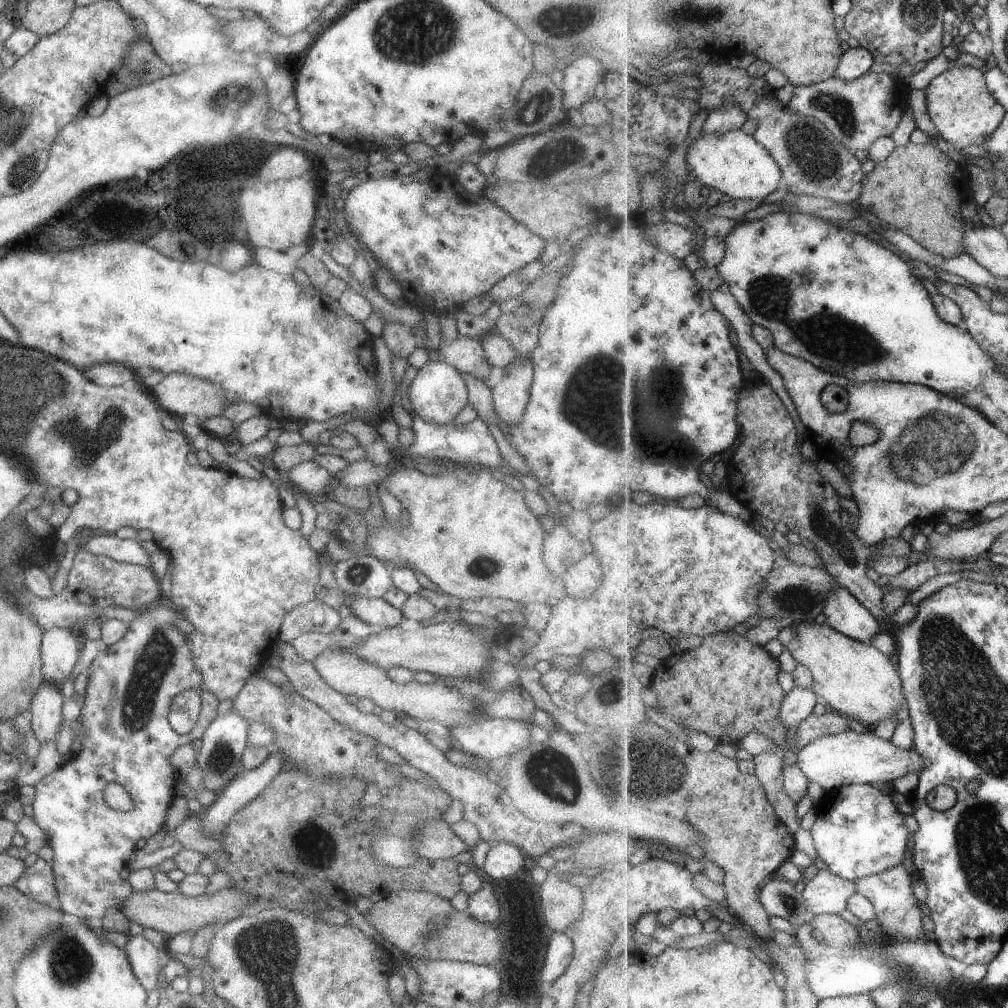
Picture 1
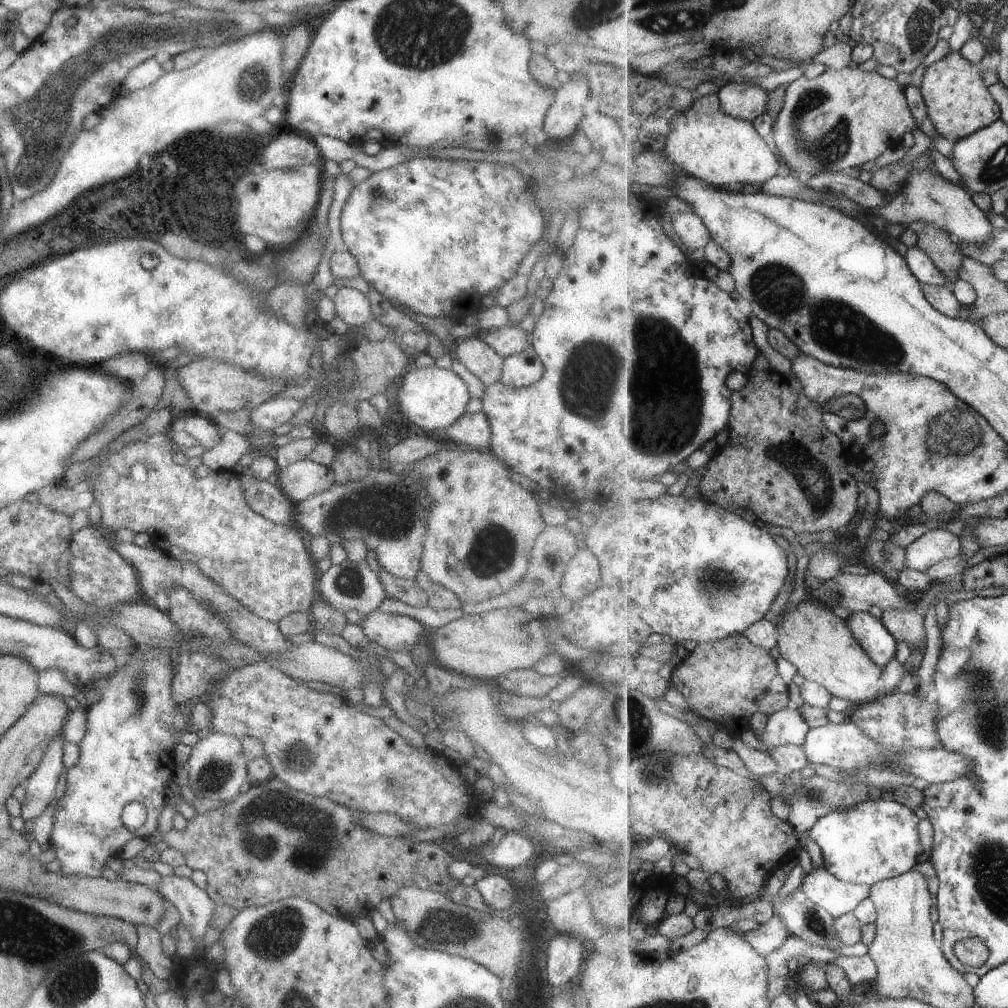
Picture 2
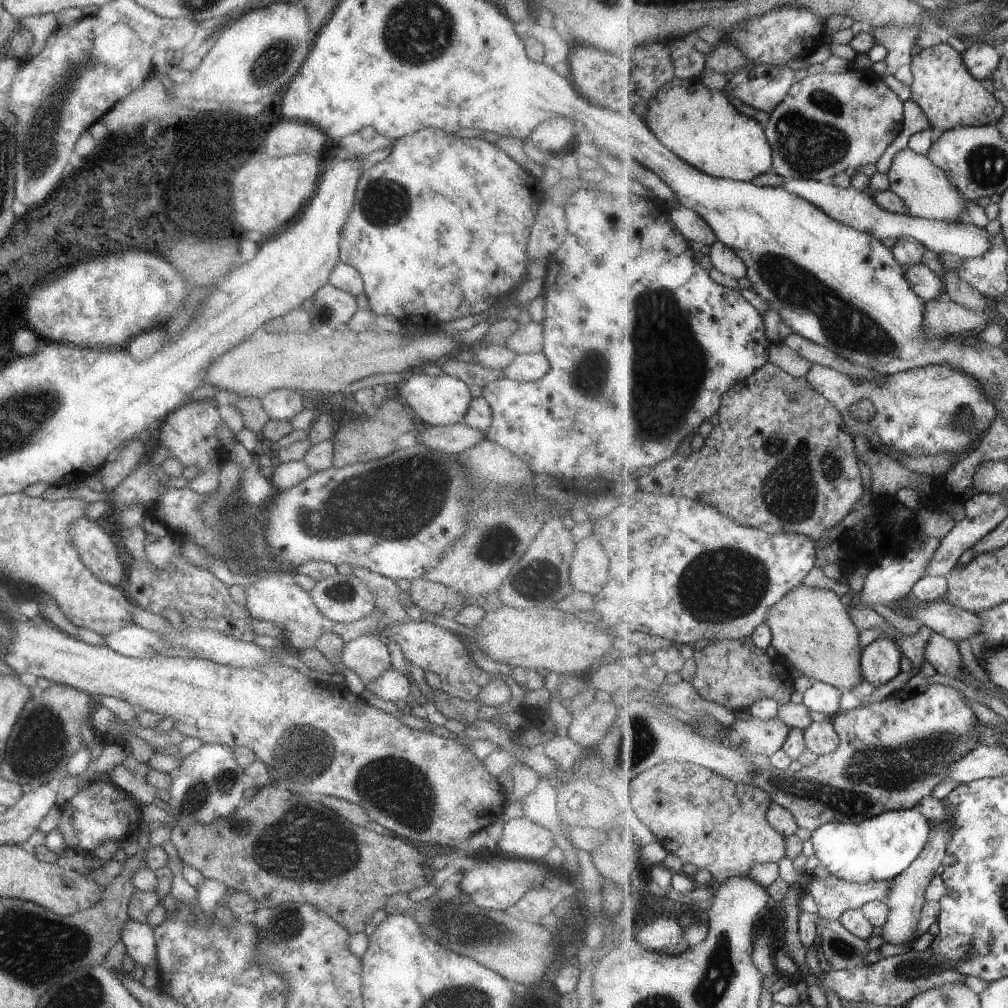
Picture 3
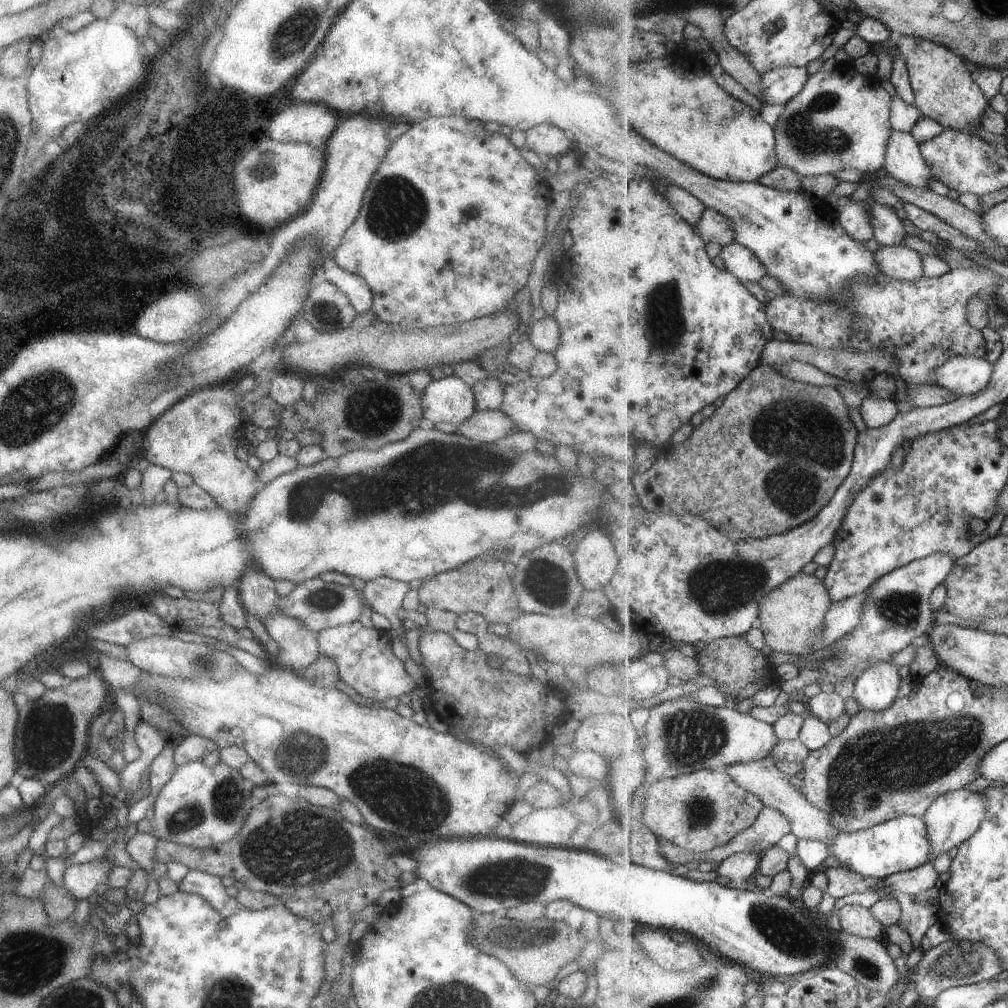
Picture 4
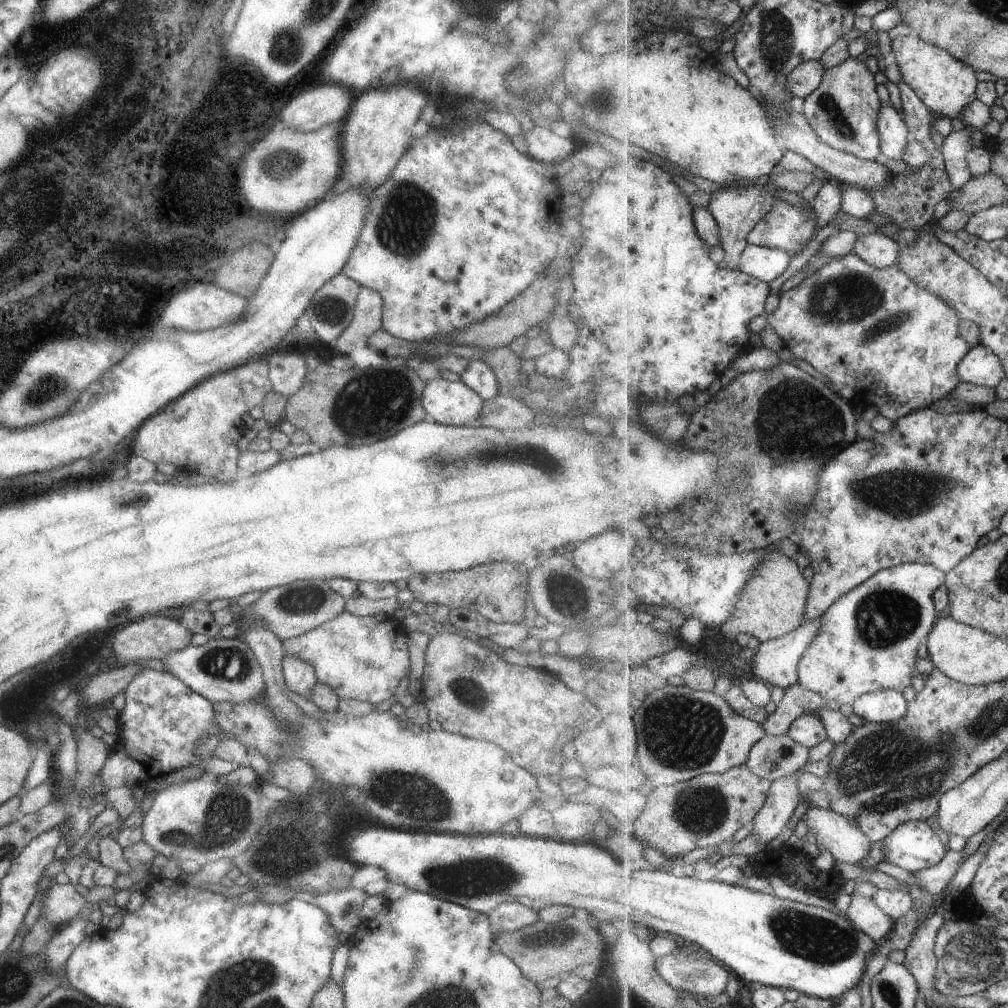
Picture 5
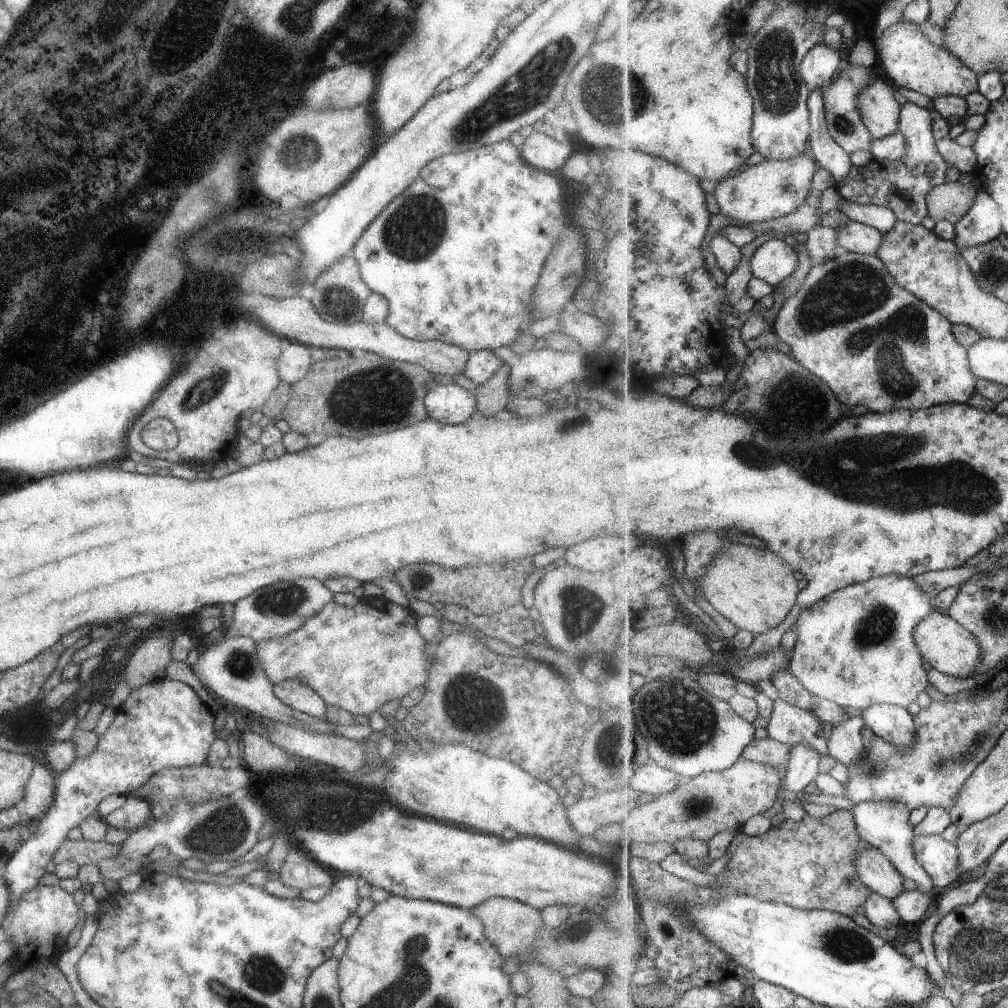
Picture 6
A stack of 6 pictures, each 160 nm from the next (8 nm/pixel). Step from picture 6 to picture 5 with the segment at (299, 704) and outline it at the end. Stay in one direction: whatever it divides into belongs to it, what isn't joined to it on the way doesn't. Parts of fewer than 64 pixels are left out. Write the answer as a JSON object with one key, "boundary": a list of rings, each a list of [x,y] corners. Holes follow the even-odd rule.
{"boundary":[[[283,655],[281,668],[285,690],[291,690],[309,700],[316,683],[311,665],[291,655]]]}

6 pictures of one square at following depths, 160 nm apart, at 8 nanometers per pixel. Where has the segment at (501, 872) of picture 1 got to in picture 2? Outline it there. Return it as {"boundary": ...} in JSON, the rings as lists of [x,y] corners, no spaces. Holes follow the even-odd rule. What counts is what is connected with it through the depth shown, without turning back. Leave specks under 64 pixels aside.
{"boundary":[[[507,832],[491,850],[491,858],[487,863],[495,868],[515,870],[531,858],[533,850],[533,842],[523,832]]]}

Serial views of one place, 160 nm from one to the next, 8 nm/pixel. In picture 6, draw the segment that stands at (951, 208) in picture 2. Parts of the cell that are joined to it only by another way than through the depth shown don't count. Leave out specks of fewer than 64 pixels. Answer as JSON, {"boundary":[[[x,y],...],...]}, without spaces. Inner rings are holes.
{"boundary":[[[877,76],[859,98],[863,122],[874,137],[882,139],[898,131],[902,107],[893,91],[886,78]]]}

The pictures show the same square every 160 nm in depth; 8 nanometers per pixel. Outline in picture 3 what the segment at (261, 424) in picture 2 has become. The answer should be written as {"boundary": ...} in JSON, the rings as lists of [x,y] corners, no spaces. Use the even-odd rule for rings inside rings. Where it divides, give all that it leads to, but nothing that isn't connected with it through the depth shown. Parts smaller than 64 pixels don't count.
{"boundary":[[[291,389],[270,390],[260,398],[260,405],[270,419],[291,420],[304,409],[304,396]]]}

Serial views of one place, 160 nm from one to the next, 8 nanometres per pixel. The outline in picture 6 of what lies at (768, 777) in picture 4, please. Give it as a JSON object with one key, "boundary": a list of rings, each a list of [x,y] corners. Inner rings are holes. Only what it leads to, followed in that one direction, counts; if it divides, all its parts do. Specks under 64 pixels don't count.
{"boundary":[[[871,846],[855,856],[862,881],[871,892],[893,901],[905,891],[906,876],[879,849]]]}

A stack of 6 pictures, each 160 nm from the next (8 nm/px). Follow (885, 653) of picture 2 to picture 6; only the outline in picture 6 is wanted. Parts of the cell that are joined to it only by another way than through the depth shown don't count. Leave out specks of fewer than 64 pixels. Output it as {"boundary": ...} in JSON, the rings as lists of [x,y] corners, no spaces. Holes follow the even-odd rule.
{"boundary":[[[875,703],[861,712],[861,717],[877,737],[902,751],[912,749],[918,741],[914,715],[905,707]]]}

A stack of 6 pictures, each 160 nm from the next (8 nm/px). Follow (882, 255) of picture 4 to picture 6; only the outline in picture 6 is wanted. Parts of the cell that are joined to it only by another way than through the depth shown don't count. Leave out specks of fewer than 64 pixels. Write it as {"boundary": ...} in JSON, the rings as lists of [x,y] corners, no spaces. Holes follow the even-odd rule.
{"boundary":[[[853,219],[837,230],[839,245],[847,251],[876,254],[883,244],[884,234],[880,230]]]}

